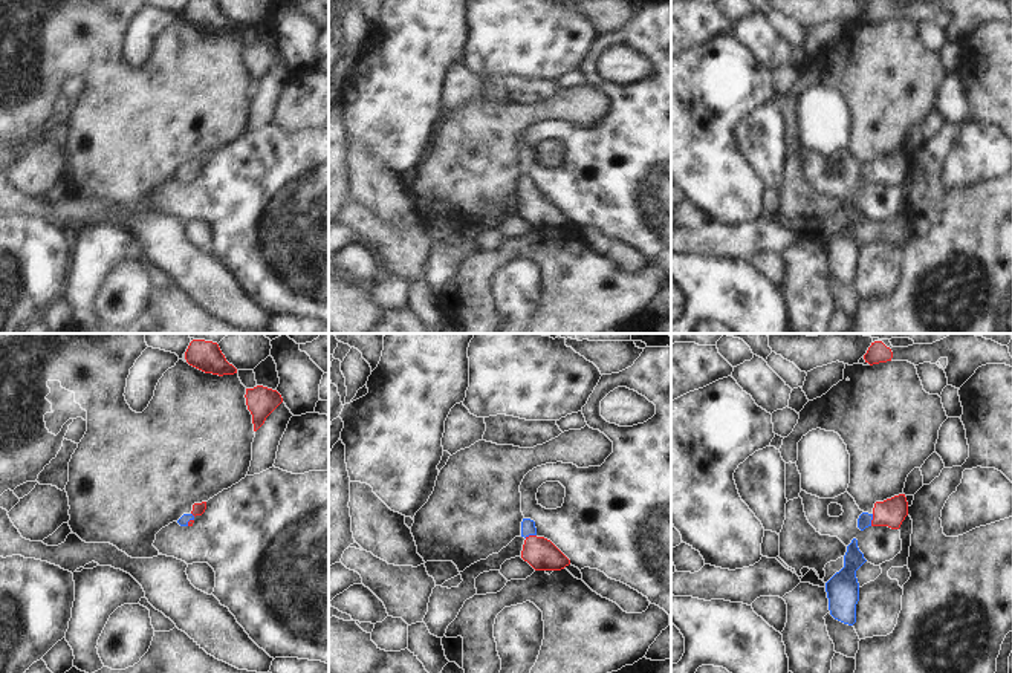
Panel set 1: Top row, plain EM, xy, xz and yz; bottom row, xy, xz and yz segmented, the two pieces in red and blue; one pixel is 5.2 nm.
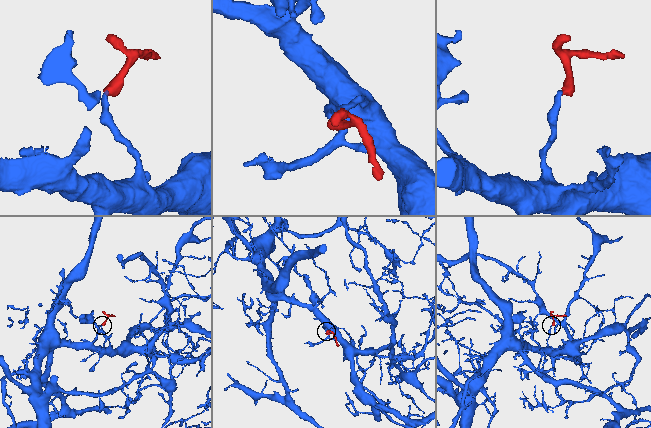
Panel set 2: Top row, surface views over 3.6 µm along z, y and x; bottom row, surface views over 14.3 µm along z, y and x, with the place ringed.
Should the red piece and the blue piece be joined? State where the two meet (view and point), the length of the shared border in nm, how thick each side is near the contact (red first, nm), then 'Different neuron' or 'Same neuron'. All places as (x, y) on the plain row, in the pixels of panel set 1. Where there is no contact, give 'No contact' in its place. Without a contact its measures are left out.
Touches red at yz (872, 178). Shared border 70 nm. Thickness 150 nm (red) against 70 nm. Same neuron.

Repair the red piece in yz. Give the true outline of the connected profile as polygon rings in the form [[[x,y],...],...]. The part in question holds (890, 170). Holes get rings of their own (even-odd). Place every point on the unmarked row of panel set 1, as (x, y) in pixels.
[[[905,151],[894,153],[884,159],[876,159],[873,170],[862,170],[858,176],[858,185],[864,188],[868,184],[888,184],[899,187],[908,173],[908,159]]]

